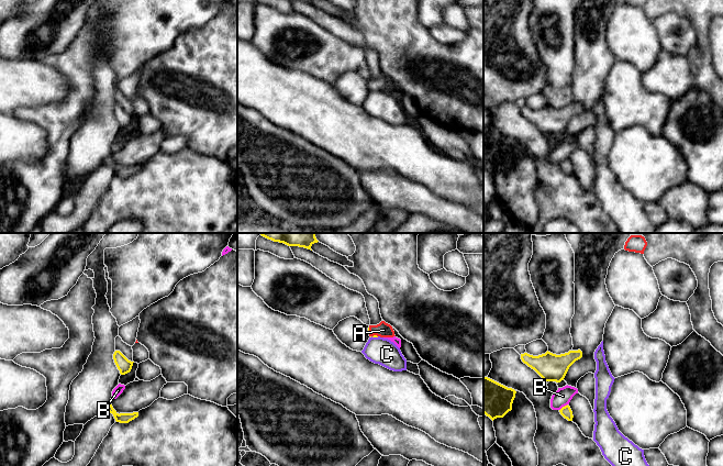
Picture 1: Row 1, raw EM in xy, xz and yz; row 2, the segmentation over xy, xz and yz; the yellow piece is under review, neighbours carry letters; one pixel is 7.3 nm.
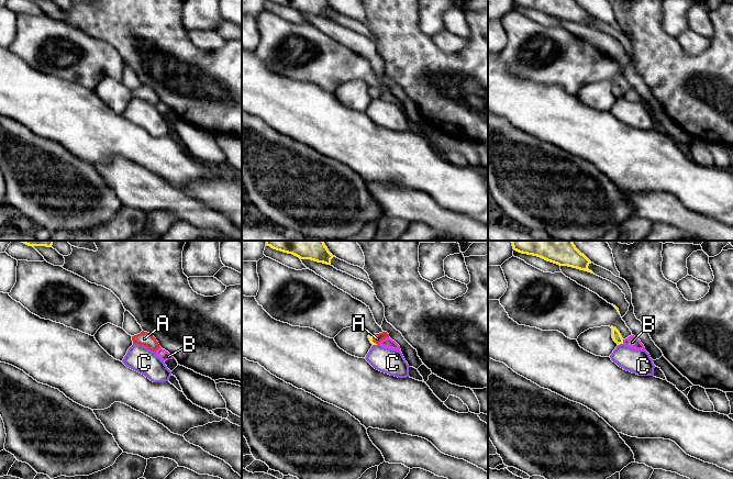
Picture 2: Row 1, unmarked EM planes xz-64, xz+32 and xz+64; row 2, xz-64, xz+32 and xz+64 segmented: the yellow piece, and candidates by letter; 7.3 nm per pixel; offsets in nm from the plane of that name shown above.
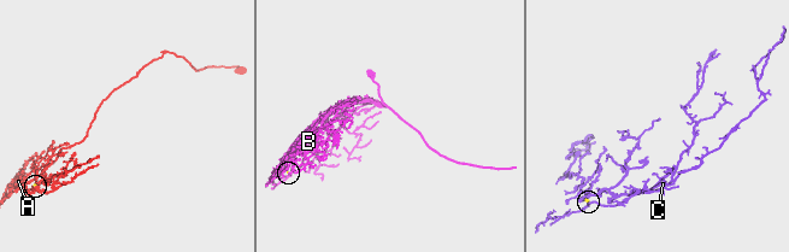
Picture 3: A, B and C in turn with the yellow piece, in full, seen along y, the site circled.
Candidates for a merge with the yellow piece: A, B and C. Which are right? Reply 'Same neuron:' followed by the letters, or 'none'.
Same neuron: A

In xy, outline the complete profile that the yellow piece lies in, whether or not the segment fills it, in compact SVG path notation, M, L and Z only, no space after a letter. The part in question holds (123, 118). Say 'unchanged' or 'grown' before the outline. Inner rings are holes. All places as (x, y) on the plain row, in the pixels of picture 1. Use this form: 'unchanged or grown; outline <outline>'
unchanged; outline M120 104L114 106L113 113L121 129L131 125L134 115L129 114Z

